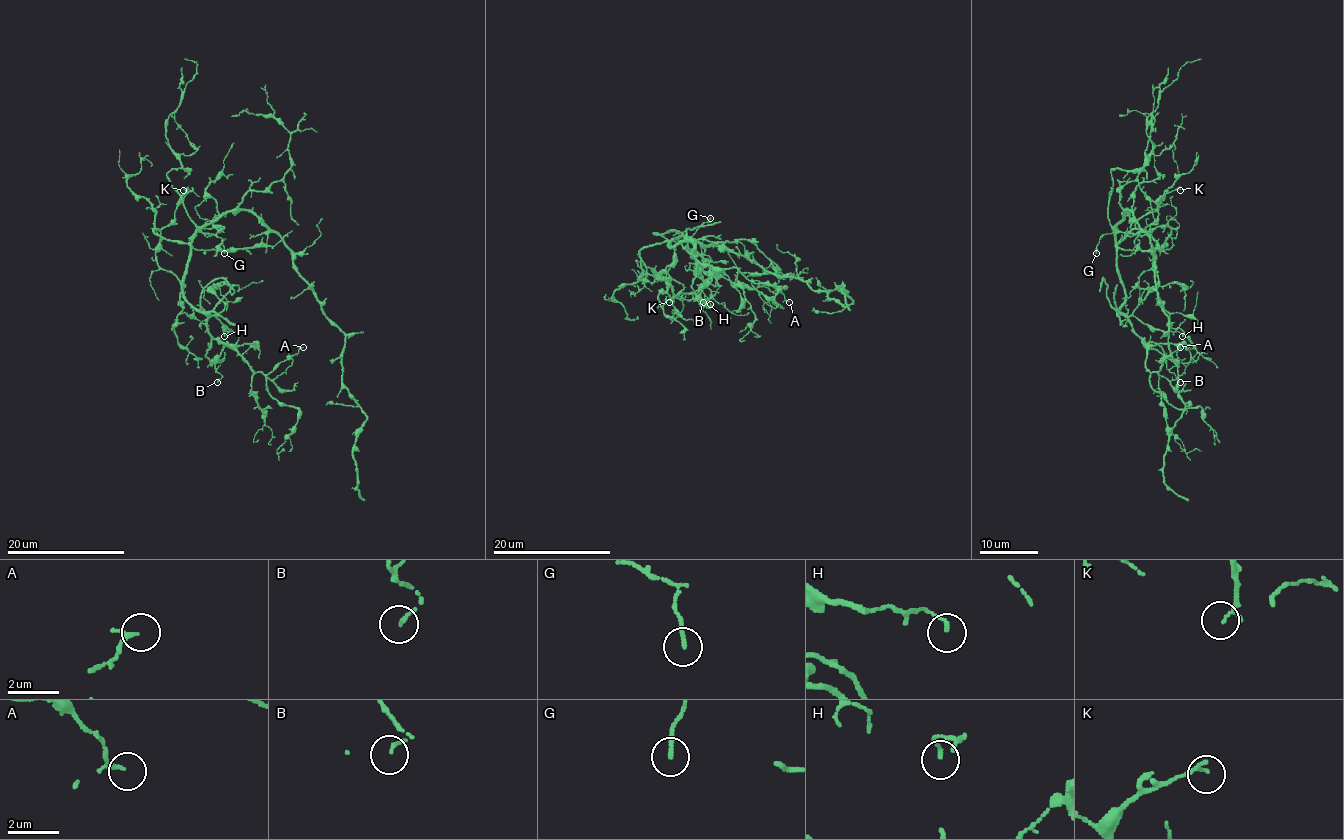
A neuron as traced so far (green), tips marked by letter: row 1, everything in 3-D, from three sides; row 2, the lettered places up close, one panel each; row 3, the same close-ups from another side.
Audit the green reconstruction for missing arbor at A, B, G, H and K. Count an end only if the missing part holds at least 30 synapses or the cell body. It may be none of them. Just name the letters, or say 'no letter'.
no letter

